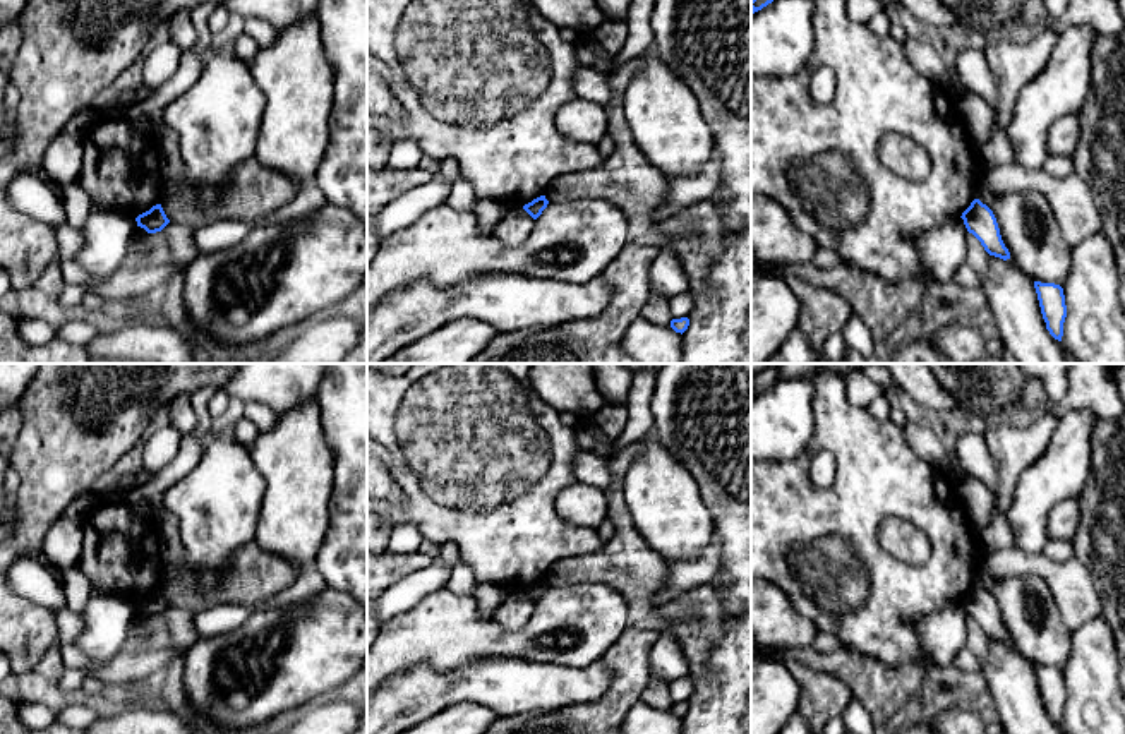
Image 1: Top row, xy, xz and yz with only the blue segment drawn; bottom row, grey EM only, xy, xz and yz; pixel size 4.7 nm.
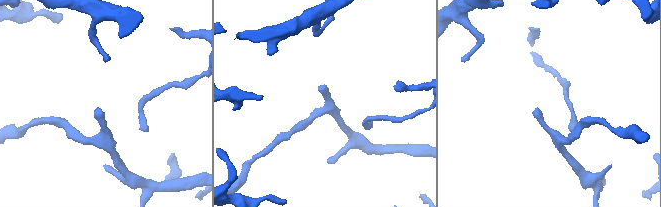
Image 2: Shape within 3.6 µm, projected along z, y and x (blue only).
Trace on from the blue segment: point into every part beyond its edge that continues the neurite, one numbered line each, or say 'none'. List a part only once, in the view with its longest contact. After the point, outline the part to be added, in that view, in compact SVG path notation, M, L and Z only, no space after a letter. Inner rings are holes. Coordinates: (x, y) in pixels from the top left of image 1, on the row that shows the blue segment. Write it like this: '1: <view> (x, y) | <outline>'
none

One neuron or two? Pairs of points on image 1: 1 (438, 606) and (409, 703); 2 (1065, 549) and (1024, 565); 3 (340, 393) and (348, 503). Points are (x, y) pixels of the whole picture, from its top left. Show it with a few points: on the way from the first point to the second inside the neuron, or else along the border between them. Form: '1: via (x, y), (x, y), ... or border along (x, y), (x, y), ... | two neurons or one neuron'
1: border along (462, 666), (436, 671), (415, 661), (386, 678) | two neurons
2: border along (1041, 553), (1057, 561), (1074, 556) | two neurons
3: via (348, 421), (348, 475) | one neuron

